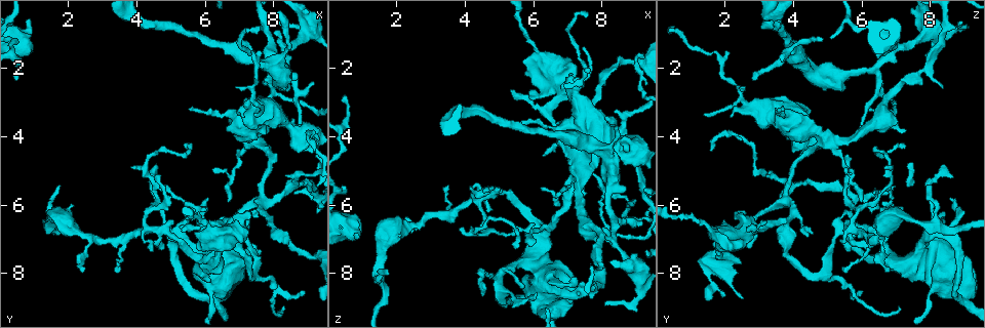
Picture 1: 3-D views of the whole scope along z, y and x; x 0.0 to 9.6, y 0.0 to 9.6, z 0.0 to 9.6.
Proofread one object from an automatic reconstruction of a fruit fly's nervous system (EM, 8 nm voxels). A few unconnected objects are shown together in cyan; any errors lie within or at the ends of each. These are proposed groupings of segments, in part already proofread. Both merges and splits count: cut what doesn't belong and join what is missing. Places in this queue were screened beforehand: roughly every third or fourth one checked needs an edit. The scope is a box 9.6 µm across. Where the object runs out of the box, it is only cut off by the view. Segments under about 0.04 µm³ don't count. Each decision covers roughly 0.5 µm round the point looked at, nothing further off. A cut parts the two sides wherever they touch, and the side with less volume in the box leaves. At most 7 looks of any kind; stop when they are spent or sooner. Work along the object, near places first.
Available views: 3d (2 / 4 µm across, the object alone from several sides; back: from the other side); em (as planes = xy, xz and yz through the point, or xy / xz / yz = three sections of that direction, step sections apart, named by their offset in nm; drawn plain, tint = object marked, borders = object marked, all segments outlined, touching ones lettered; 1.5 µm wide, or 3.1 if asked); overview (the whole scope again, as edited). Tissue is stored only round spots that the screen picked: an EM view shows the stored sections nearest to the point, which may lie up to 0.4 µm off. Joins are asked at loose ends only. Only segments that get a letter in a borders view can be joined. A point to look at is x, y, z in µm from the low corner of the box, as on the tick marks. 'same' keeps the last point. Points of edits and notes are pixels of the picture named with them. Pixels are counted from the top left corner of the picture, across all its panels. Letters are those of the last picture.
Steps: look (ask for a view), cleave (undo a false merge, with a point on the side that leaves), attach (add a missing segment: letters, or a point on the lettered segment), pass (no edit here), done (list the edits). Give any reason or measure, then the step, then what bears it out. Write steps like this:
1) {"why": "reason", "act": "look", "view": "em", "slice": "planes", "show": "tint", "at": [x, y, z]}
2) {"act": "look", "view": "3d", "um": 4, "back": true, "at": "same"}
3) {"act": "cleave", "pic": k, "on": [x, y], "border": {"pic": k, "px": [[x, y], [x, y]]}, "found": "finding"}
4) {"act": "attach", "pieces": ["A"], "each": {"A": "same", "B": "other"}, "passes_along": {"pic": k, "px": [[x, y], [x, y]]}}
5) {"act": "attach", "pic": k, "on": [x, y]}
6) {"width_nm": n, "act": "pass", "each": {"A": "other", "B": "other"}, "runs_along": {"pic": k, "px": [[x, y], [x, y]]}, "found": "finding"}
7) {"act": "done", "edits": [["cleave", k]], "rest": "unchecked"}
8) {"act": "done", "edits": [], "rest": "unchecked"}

{"why": "sharp bend", "act": "look", "view": "em", "slice": "planes", "show": "borders", "at": [8.45, 3.75, 4.45]}

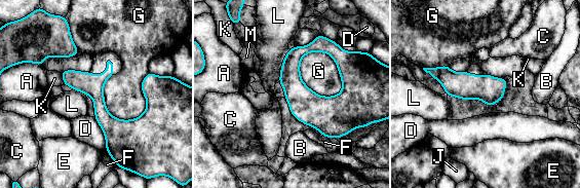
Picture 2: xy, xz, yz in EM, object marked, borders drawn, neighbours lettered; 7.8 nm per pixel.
{"width_nm": 170, "act": "pass", "each": {"A": "other", "B": "other", "C": "other", "D": "other", "E": "other", "F": "other", "G": "other", "J": "other", "K": "other", "L": "other", "M": "other"}, "border": {"pic": 2, "px": [[290, 49], [281, 65], [278, 81]]}, "found": "all the same neuron"}

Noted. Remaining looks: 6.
{"why": "abrupt turn", "act": "look", "view": "em", "slice": "xz", "step": 8, "show": "tint", "at": [4.90, 6.75, 8.10]}

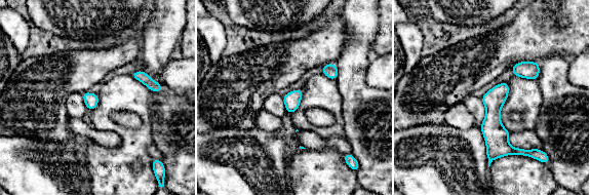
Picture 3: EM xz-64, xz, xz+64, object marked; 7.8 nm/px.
{"why": "cut it another way", "act": "look", "view": "em", "slice": "yz", "step": 8, "show": "borders", "at": "same"}

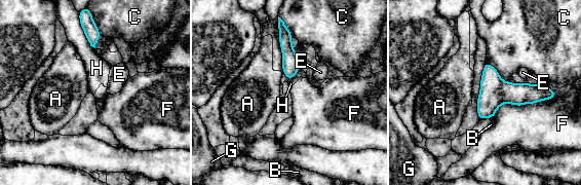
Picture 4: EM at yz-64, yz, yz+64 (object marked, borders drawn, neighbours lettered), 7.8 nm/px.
{"width_nm": 30, "act": "pass", "each": {"A": "other", "B": "other", "C": "other", "E": "other", "F": "other", "G": "other", "H": "other"}, "border": {"pic": 4, "px": [[81, 27], [86, 40], [94, 48]]}, "found": "all the same neuron"}

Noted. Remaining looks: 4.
{"why": "thin end", "act": "look", "view": "em", "slice": "planes", "show": "borders", "at": [8.25, 8.95, 7.10]}

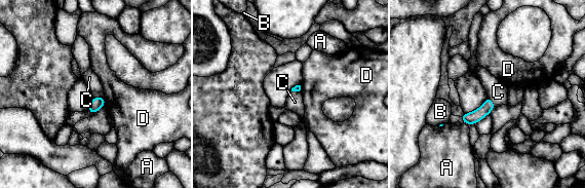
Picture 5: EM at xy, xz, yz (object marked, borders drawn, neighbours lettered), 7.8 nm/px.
{"act": "attach", "pic": 5, "on": [498, 91], "each": {"A": "other", "B": "other", "C": "same", "D": "other"}, "passes_along": {"pic": 5, "px": [[470, 118], [492, 101], [498, 91]]}, "found": "the neuron continues"}

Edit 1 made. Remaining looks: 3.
{"act": "done", "edits": [["attach", 5]], "rest": "unchecked"}

